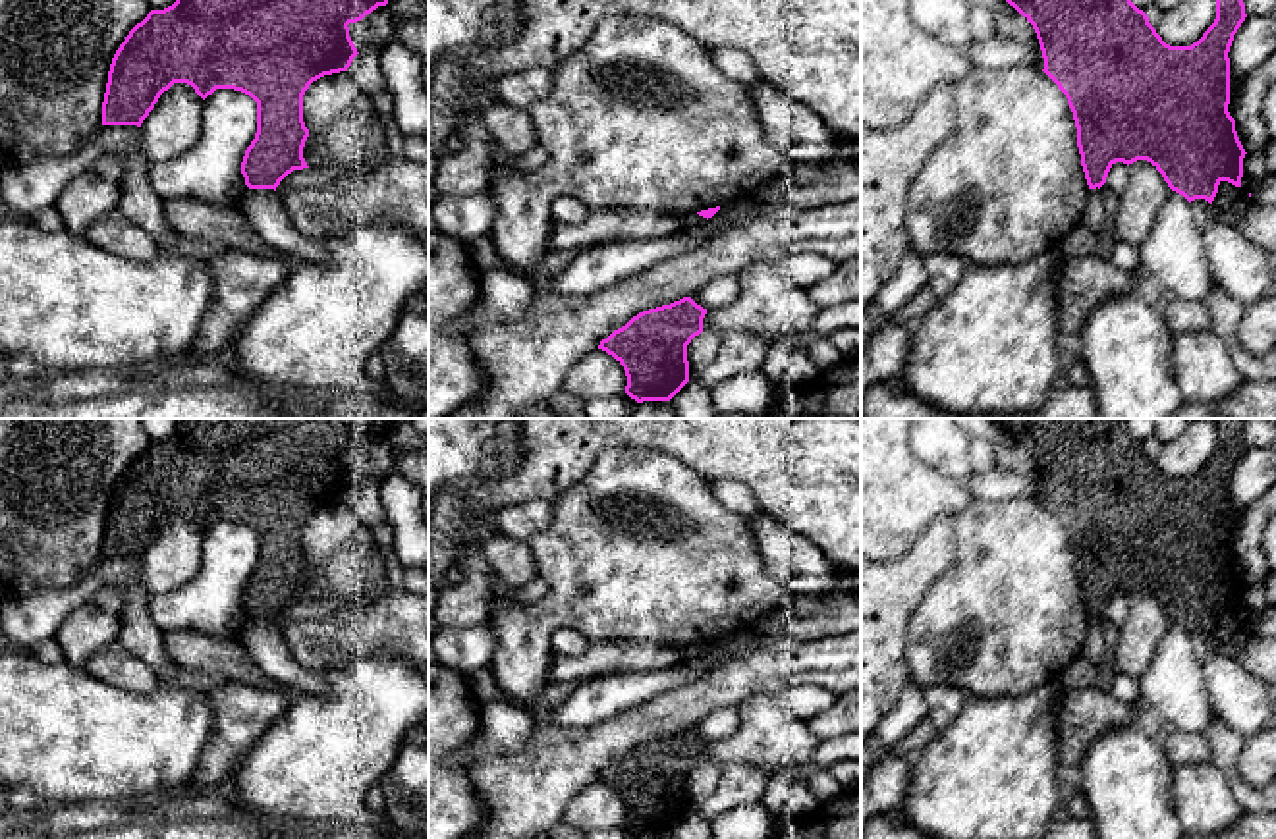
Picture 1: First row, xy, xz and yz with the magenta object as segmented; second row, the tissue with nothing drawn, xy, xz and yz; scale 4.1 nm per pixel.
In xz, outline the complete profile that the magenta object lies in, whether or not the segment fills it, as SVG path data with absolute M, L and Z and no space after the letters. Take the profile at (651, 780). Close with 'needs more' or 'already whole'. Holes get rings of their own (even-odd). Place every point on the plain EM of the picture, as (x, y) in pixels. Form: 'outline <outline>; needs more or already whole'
outline M691 729L649 741L633 748L600 773L598 781L612 787L625 802L625 825L637 835L670 833L689 814L687 777L703 764L707 741Z; already whole

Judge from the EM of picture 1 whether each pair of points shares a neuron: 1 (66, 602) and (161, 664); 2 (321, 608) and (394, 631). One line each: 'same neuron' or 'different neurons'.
1: same neuron
2: different neurons

